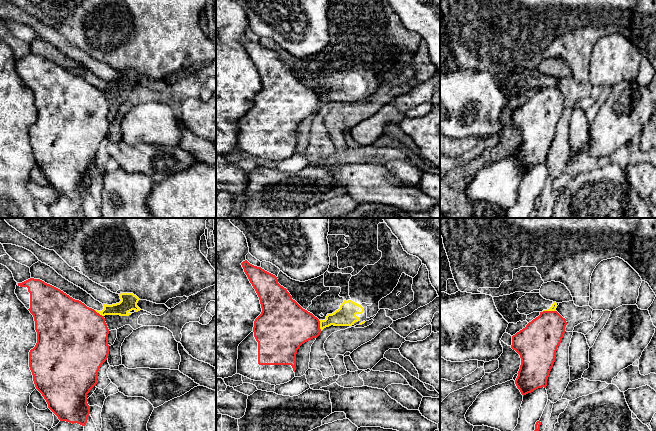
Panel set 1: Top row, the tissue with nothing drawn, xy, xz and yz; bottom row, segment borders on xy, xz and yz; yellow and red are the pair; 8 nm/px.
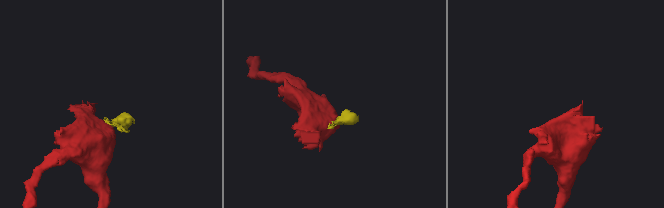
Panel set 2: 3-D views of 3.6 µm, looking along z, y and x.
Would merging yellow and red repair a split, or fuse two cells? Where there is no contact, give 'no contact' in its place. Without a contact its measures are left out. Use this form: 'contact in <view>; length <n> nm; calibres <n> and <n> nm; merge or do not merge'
contact in xz; length 90 nm; calibres 160 and 360 nm; do not merge

